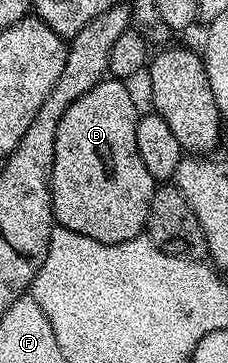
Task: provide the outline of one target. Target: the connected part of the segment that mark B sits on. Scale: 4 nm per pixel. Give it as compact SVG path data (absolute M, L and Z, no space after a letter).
M112 76L106 77L91 92L83 92L67 112L63 112L63 120L59 120L59 129L55 131L55 160L53 161L53 217L56 225L67 228L71 232L79 232L79 236L91 236L91 240L99 240L103 244L123 244L132 238L142 237L145 229L145 221L151 208L151 196L155 189L155 183L151 172L143 164L143 159L139 156L139 144L135 144L135 128L139 117L137 102L133 99L133 94L128 90L124 81Z

